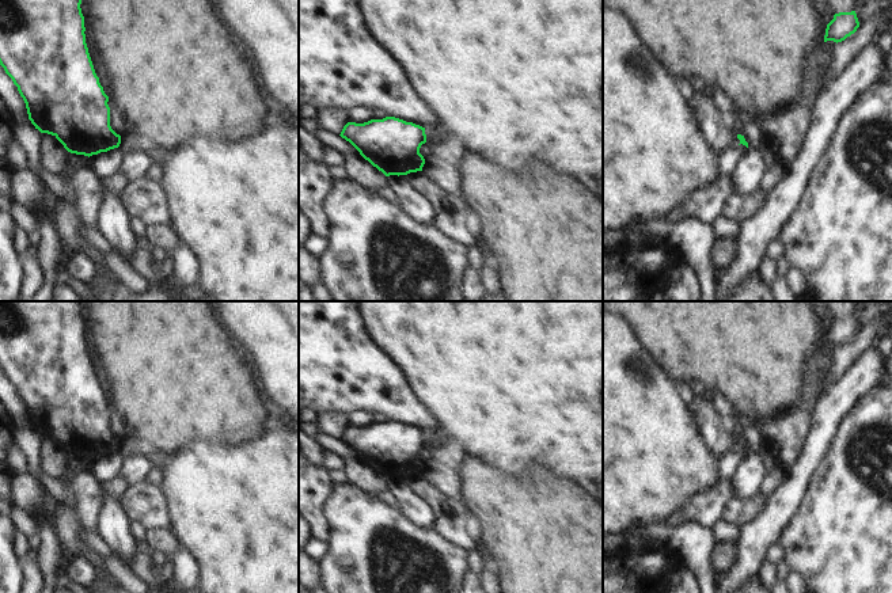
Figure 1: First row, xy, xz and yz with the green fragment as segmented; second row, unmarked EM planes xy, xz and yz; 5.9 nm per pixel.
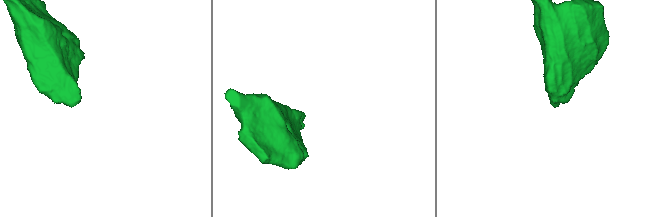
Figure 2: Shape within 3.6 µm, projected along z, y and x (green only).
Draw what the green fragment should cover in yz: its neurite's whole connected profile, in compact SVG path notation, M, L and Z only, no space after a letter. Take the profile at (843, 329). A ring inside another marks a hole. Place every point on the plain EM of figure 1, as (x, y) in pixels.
M855 315L839 316L834 319L834 323L827 328L824 346L834 345L842 346L857 335L859 326Z

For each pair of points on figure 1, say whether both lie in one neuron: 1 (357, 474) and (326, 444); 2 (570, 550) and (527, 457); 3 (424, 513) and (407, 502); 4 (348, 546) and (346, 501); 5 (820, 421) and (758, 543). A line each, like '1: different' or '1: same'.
1: same
2: different
3: same
4: same
5: same

